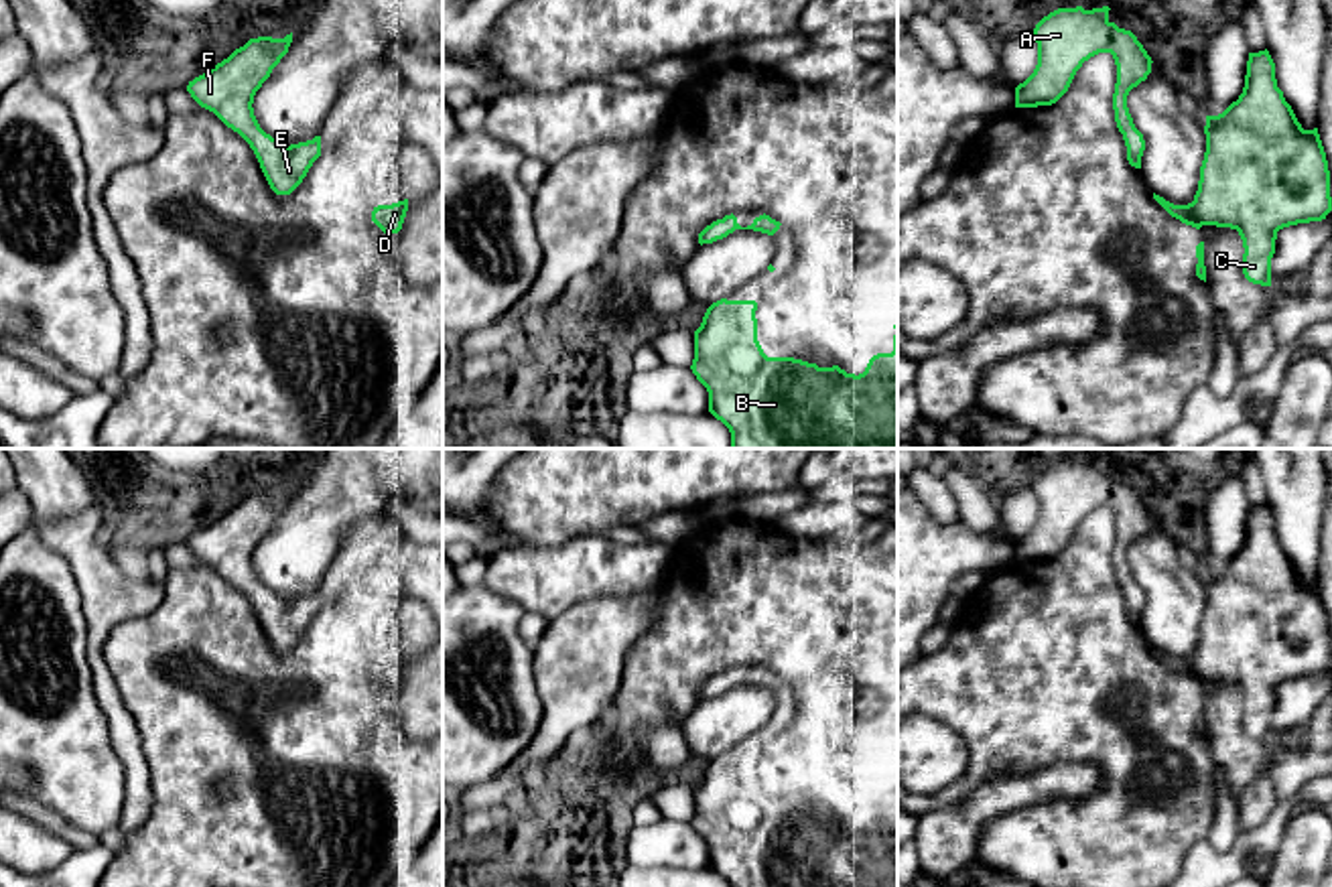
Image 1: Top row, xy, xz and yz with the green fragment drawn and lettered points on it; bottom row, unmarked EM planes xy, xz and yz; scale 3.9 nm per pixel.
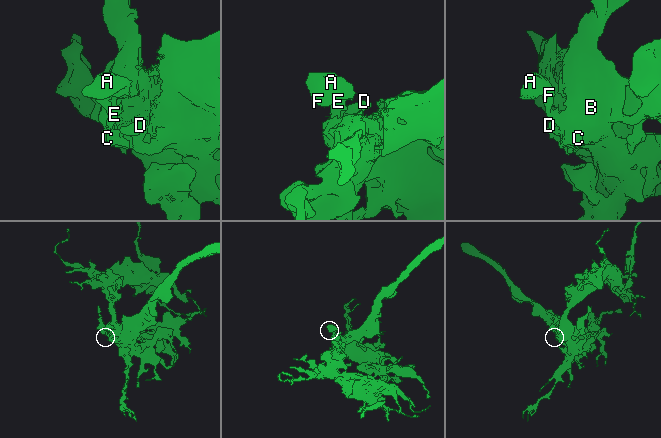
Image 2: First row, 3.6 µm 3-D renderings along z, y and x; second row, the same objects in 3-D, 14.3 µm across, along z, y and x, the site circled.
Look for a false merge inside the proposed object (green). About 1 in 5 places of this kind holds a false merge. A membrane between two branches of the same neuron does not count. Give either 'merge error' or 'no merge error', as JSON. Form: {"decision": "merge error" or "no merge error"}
{"decision": "no merge error"}

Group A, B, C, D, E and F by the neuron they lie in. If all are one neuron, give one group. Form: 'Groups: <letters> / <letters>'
Groups: A B C D E F

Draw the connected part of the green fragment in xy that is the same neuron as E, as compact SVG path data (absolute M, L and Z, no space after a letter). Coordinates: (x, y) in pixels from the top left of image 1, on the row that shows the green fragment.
M292 32L284 39L250 39L187 85L201 108L213 112L250 144L276 195L290 195L321 156L321 136L284 146L266 134L254 116L254 95L288 53L290 43Z

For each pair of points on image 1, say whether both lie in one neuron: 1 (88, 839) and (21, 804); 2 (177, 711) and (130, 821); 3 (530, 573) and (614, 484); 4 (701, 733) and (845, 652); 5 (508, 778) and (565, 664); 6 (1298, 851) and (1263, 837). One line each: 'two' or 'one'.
1: one
2: two
3: two
4: two
5: one
6: two

